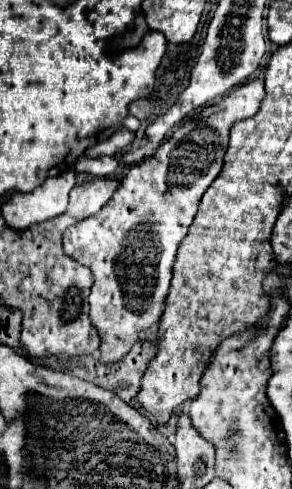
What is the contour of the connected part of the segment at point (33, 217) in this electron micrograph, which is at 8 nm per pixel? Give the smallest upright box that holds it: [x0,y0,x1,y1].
[2,170,76,230]

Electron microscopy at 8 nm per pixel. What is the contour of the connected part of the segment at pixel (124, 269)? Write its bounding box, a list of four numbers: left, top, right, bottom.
[64,79,266,364]

